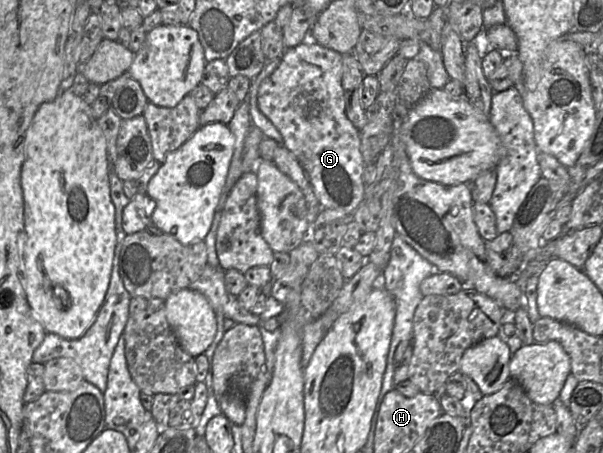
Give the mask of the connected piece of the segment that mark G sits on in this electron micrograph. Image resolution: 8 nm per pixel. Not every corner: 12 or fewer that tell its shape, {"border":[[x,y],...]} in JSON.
{"border":[[308,39],[260,84],[259,110],[321,208],[364,200],[342,54]]}

